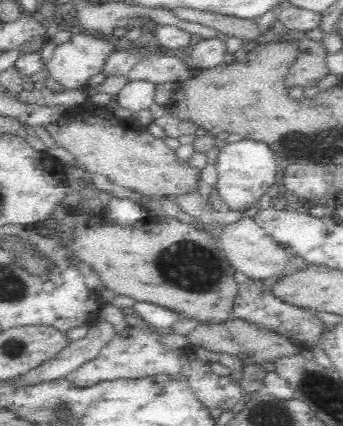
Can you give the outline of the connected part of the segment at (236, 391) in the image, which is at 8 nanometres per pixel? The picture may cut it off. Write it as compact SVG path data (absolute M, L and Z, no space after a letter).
M132 328L122 330L122 338L114 335L114 338L100 349L99 355L80 368L73 370L65 376L74 386L86 388L94 386L100 381L116 379L148 378L163 374L164 376L182 376L189 382L193 393L204 403L213 409L232 410L234 405L242 398L242 389L239 383L228 376L215 374L210 369L210 362L200 359L191 346L179 350L168 350L165 346L156 344L156 336L148 332L138 332Z

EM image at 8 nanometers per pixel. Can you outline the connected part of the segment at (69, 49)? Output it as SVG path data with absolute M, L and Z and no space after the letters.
M74 31L69 42L64 42L56 46L52 58L46 62L44 70L48 72L50 78L64 90L83 89L92 76L103 72L108 58L114 53L114 42L103 40L95 33L85 31Z

